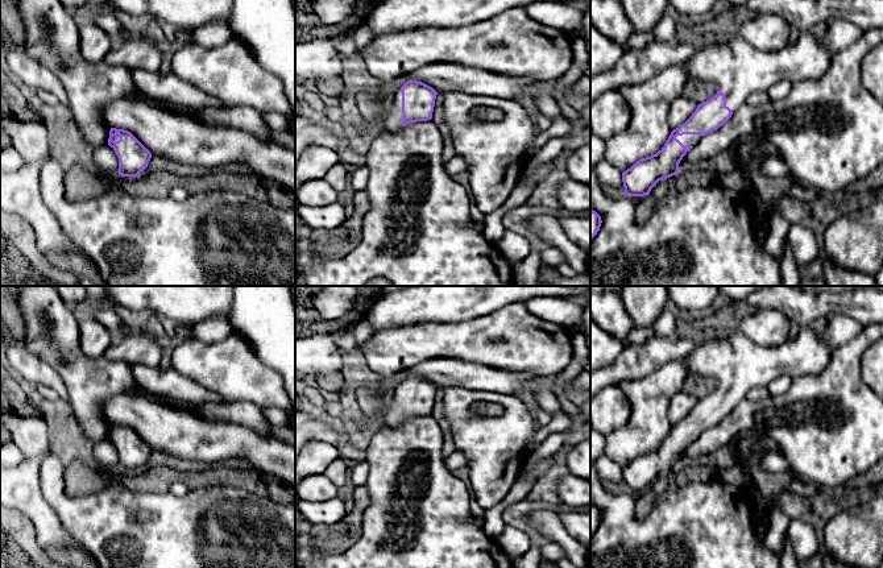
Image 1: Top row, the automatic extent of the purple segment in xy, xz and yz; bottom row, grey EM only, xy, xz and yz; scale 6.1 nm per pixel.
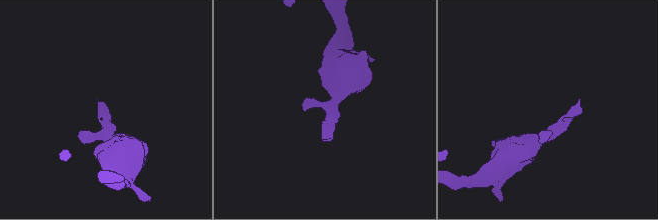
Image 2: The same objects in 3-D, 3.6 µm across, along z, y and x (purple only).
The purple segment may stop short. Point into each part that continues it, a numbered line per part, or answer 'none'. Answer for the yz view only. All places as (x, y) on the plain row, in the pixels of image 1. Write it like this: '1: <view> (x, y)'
1: yz (687, 435)

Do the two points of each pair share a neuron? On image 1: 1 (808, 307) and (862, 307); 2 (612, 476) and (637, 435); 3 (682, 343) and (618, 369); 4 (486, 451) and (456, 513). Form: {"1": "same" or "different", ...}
{"1": "same", "2": "different", "3": "same", "4": "different"}

